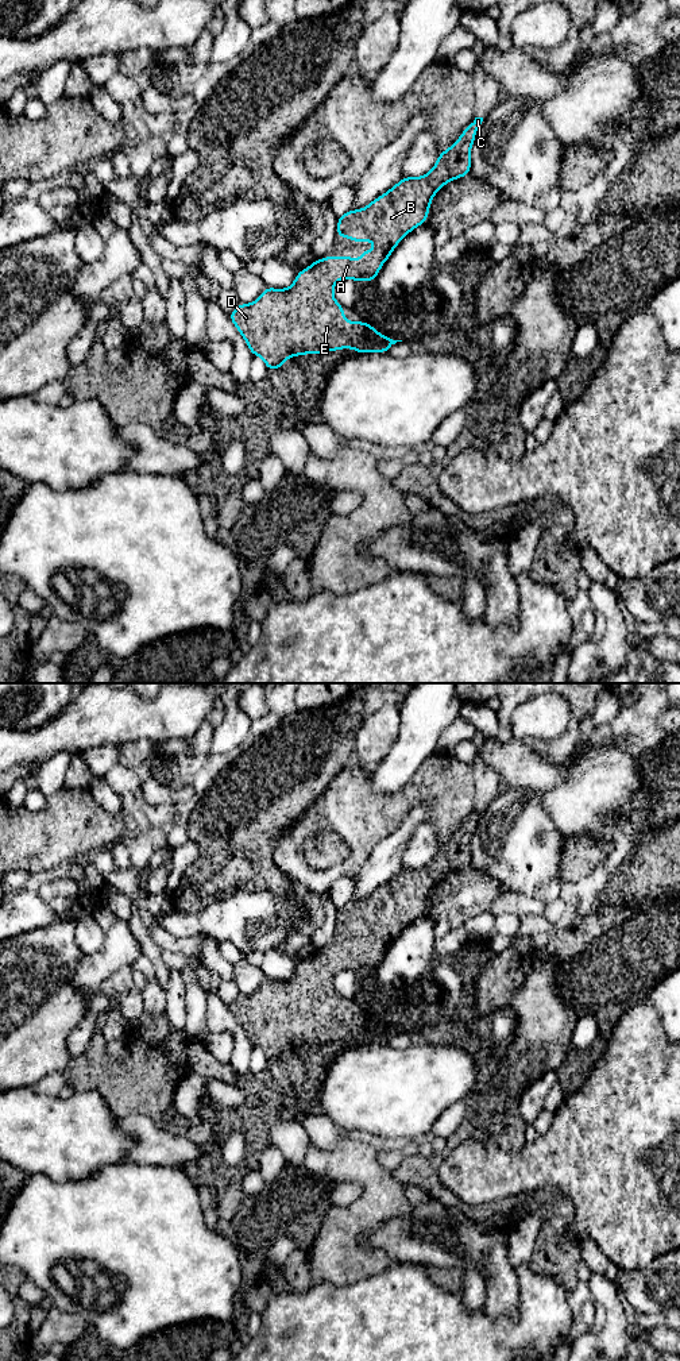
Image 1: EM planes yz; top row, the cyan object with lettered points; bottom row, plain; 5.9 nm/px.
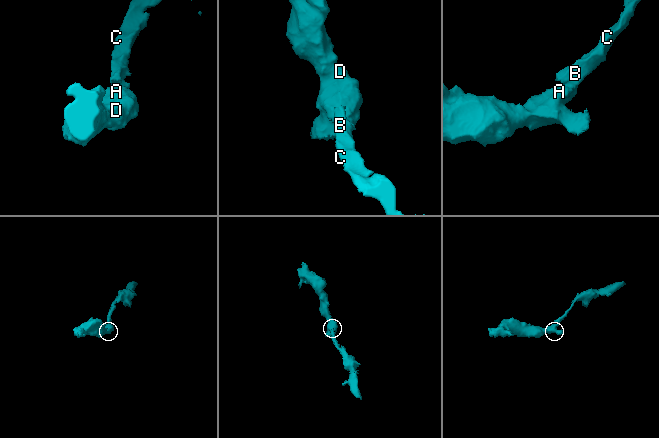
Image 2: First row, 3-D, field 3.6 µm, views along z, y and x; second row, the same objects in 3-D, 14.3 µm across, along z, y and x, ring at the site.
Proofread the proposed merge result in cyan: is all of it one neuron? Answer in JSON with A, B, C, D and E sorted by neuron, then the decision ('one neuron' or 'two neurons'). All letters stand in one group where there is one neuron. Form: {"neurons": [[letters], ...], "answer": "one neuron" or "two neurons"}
{"neurons": [["A", "B", "C", "D", "E"]], "answer": "one neuron"}

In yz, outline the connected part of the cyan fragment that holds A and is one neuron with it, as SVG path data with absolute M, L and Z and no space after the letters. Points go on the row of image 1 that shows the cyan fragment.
M475 117L460 138L449 149L440 153L428 174L416 178L403 177L366 208L348 211L337 219L337 238L348 236L353 243L372 240L372 254L368 248L364 248L358 261L352 257L336 255L317 259L308 269L298 271L290 288L266 288L258 300L251 304L239 304L228 315L252 355L260 356L268 370L278 370L291 356L321 354L340 348L353 348L359 354L387 352L393 344L402 342L380 335L366 321L345 320L344 308L333 297L333 288L341 278L351 278L356 282L376 279L376 273L383 269L397 244L412 230L425 223L436 192L449 181L470 174L471 147L482 122L483 117Z

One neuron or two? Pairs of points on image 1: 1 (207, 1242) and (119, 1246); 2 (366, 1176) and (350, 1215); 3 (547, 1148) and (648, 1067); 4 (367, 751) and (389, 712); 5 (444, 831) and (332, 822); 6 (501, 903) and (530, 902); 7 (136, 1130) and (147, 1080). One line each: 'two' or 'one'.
1: one
2: one
3: one
4: one
5: one
6: one
7: two

